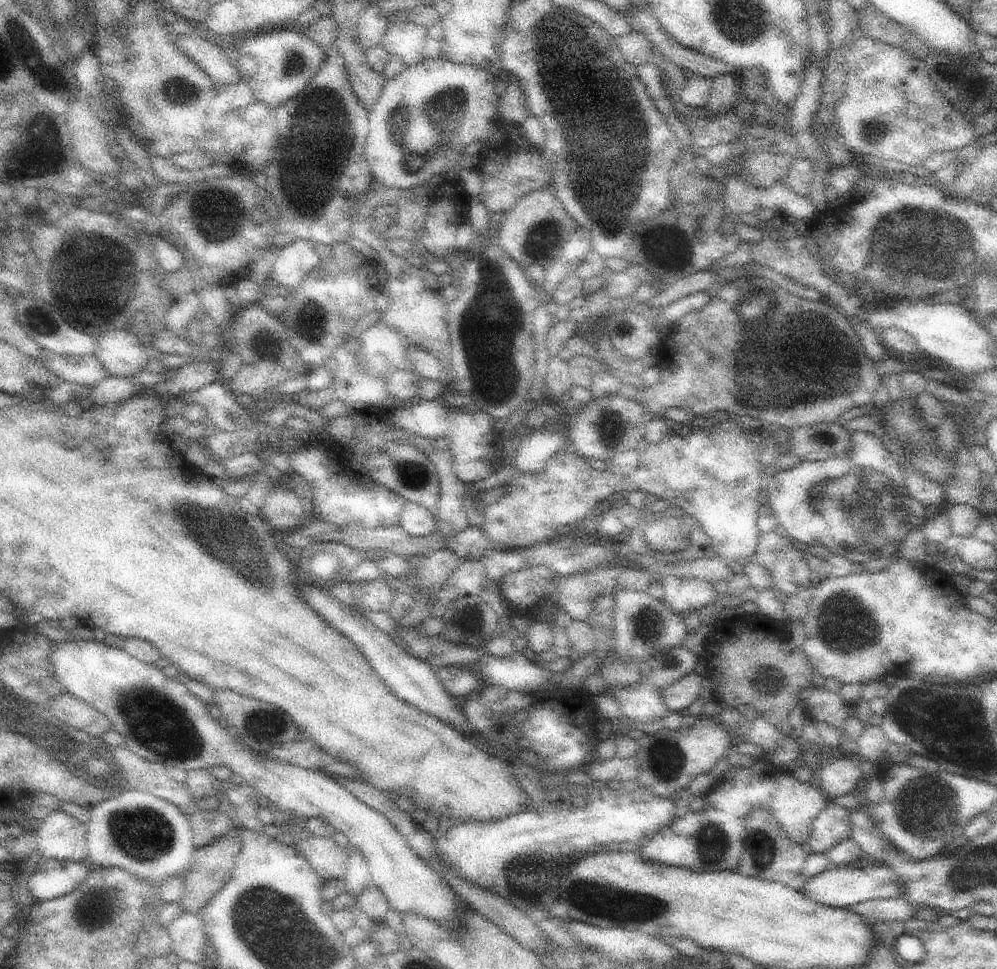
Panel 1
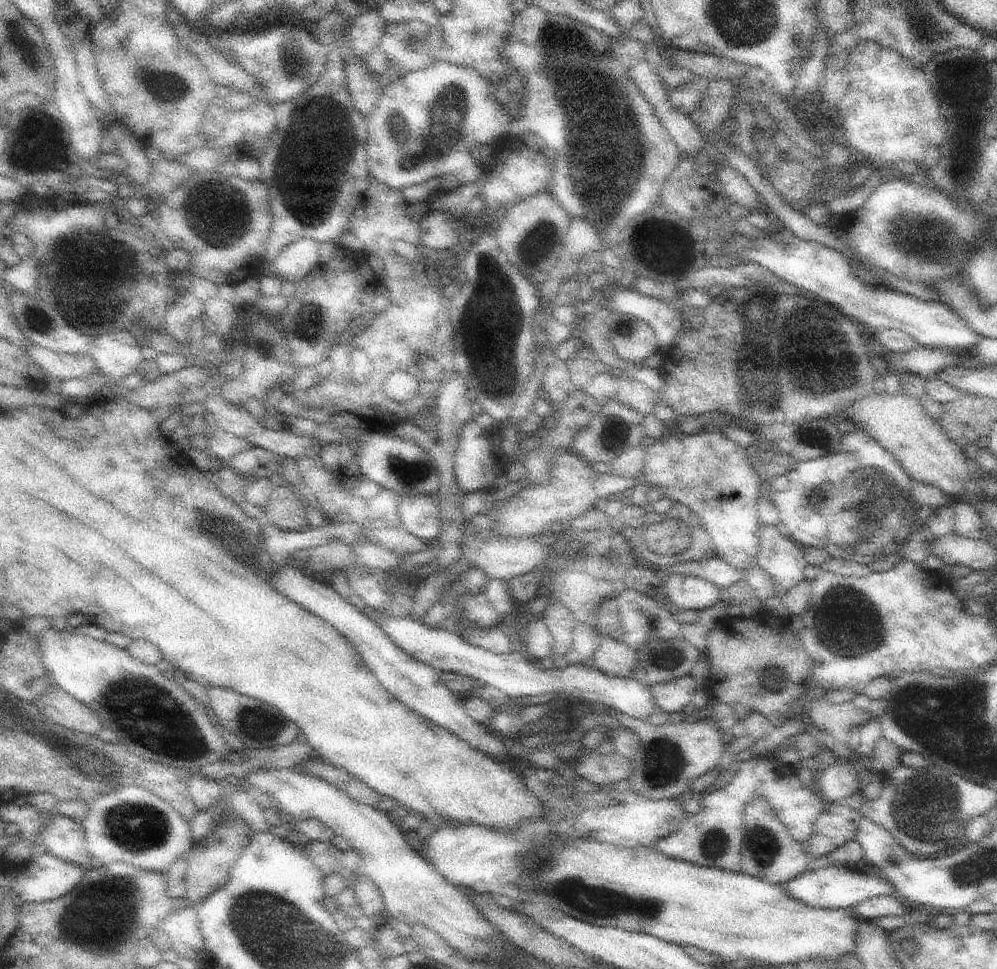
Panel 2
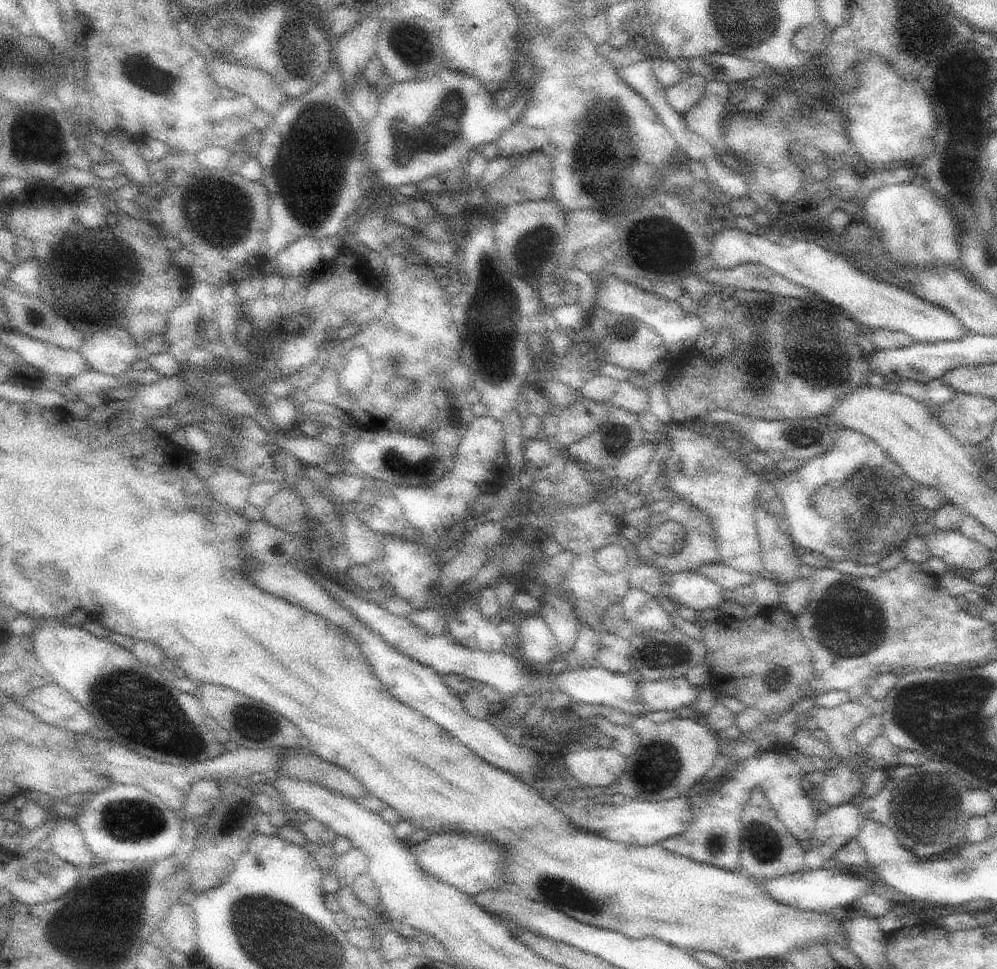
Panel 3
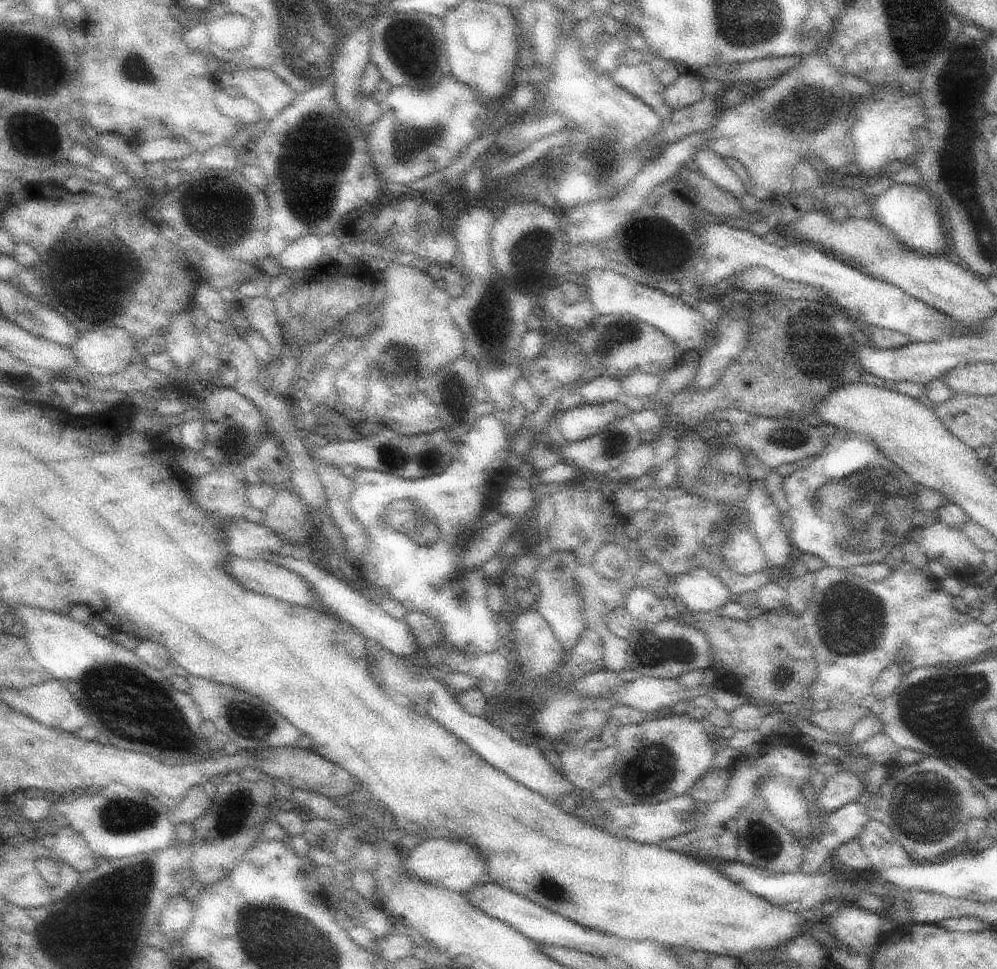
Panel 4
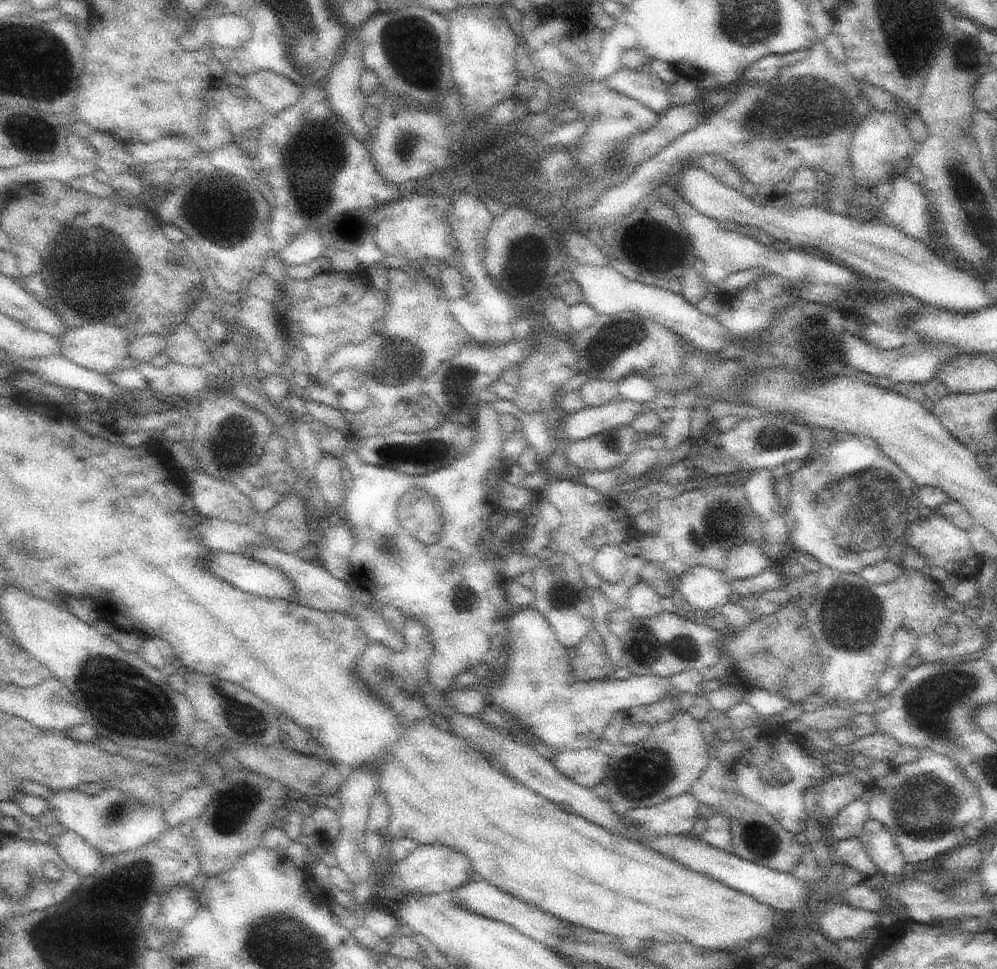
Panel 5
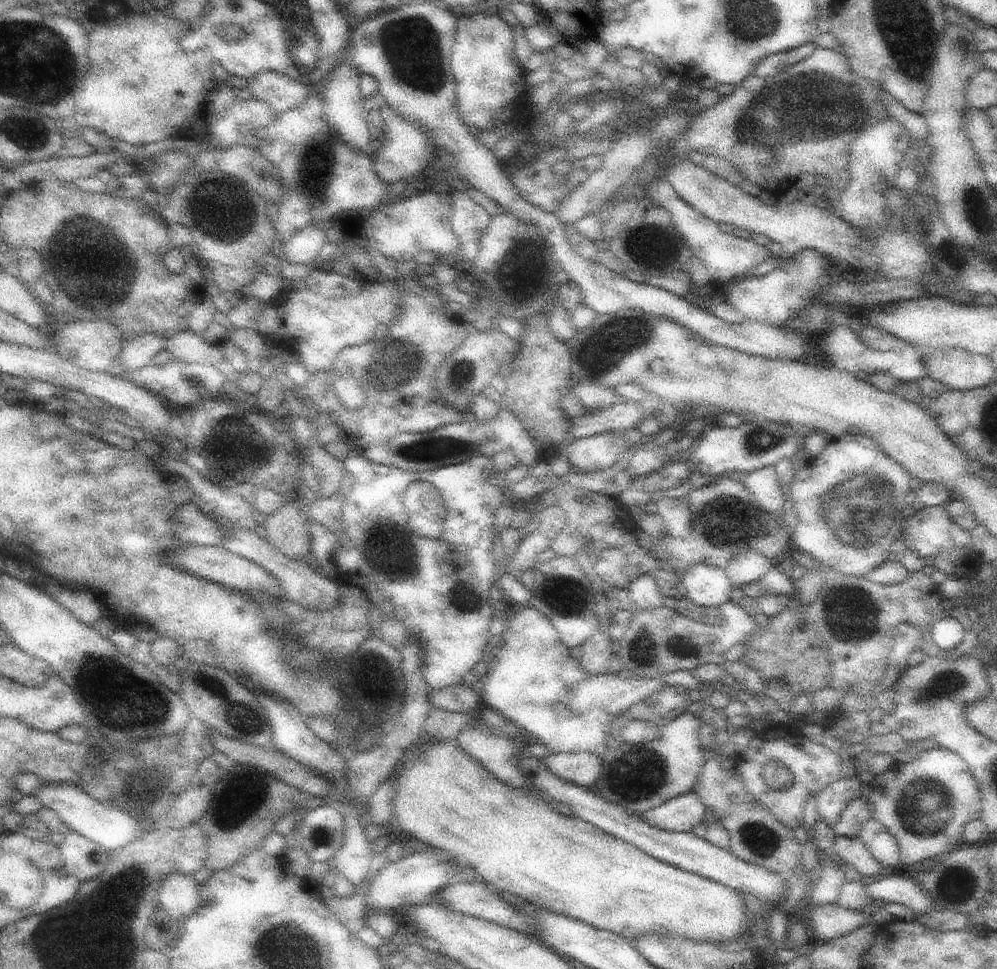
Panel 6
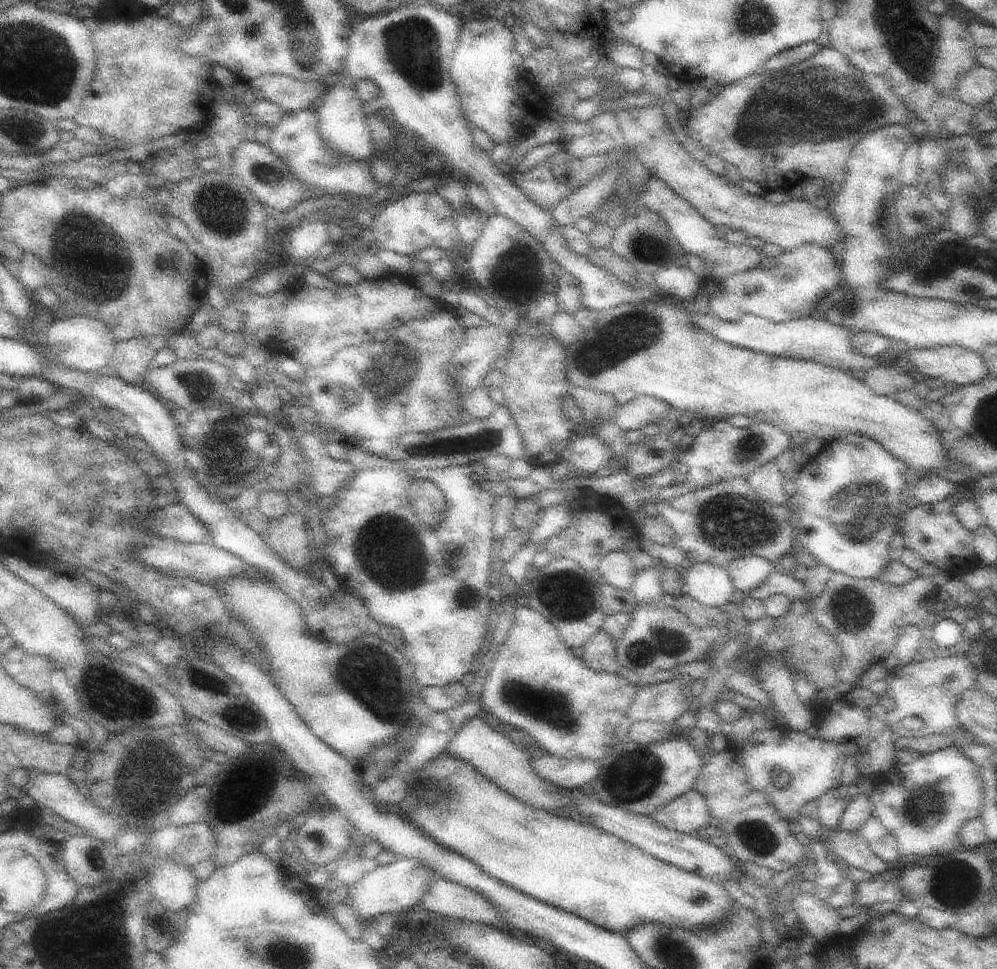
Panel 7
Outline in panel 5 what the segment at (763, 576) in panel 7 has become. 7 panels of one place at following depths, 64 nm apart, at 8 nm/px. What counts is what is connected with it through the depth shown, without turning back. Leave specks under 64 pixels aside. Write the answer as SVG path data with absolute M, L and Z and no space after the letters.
M749 540L741 546L731 548L727 570L723 572L729 582L733 580L747 580L763 574L771 568L771 558L755 544L749 544Z

